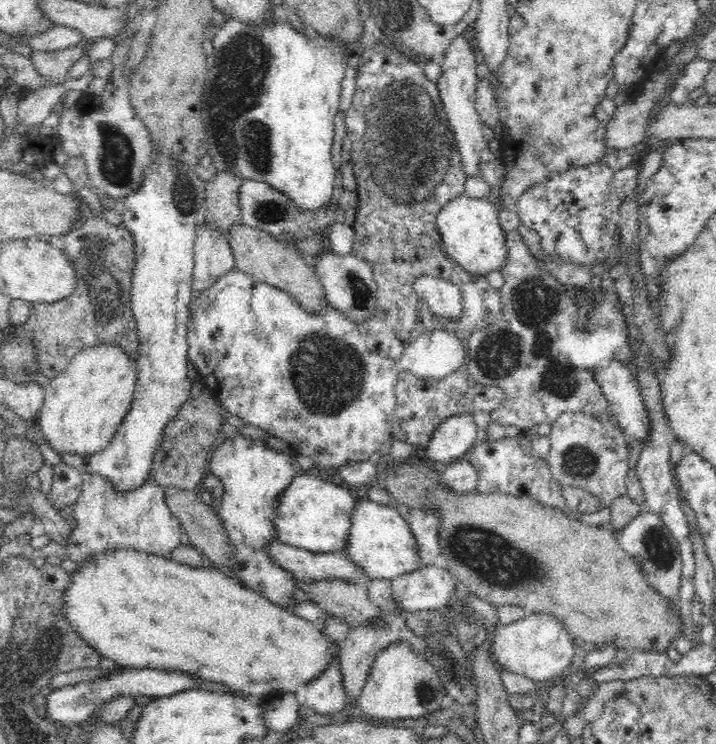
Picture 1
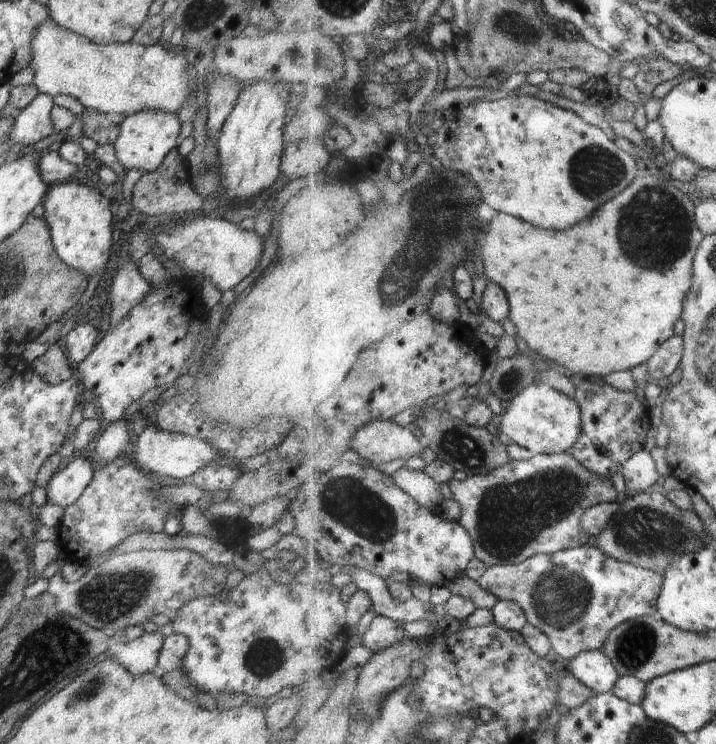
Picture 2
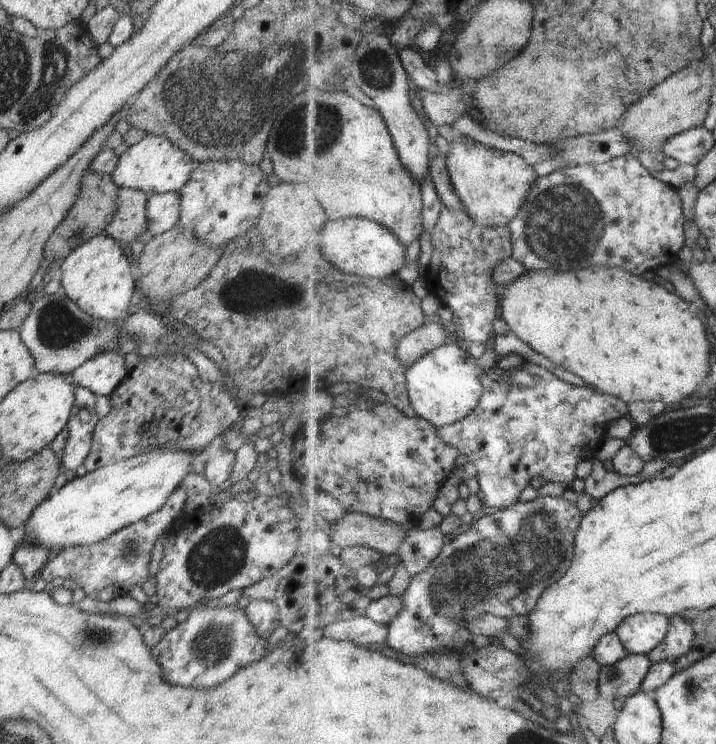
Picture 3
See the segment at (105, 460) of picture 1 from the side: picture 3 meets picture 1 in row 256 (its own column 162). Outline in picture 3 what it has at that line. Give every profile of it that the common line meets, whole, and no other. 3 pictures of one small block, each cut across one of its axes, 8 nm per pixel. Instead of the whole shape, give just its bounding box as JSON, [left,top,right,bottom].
[112,135,200,197]

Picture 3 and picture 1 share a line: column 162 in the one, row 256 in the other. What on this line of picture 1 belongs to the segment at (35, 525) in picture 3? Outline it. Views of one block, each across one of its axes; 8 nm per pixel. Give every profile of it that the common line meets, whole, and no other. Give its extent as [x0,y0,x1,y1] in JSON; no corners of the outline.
[436,195,508,277]

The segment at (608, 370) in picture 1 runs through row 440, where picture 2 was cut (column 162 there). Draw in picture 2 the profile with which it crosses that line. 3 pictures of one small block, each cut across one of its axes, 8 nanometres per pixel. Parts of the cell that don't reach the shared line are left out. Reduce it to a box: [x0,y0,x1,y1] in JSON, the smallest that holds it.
[109,630,164,676]

